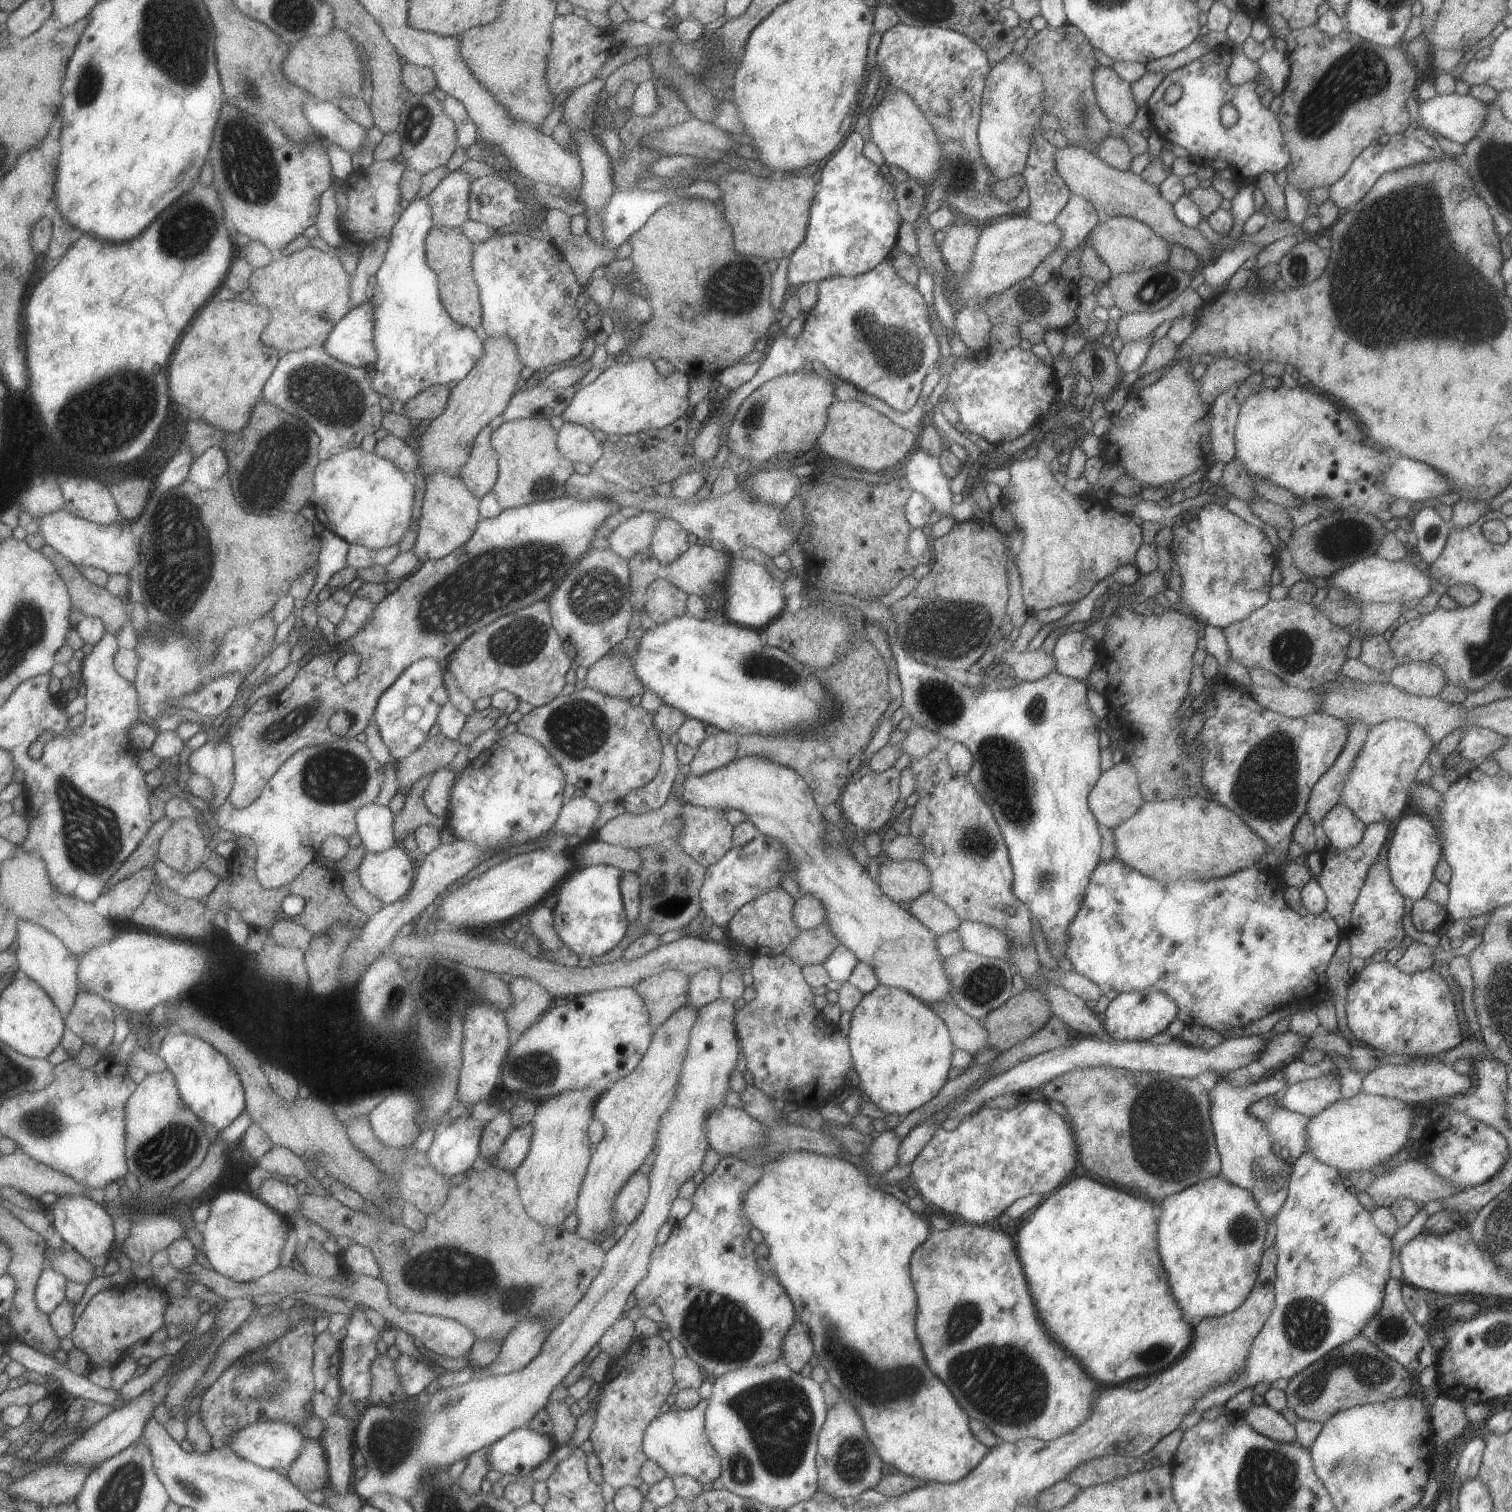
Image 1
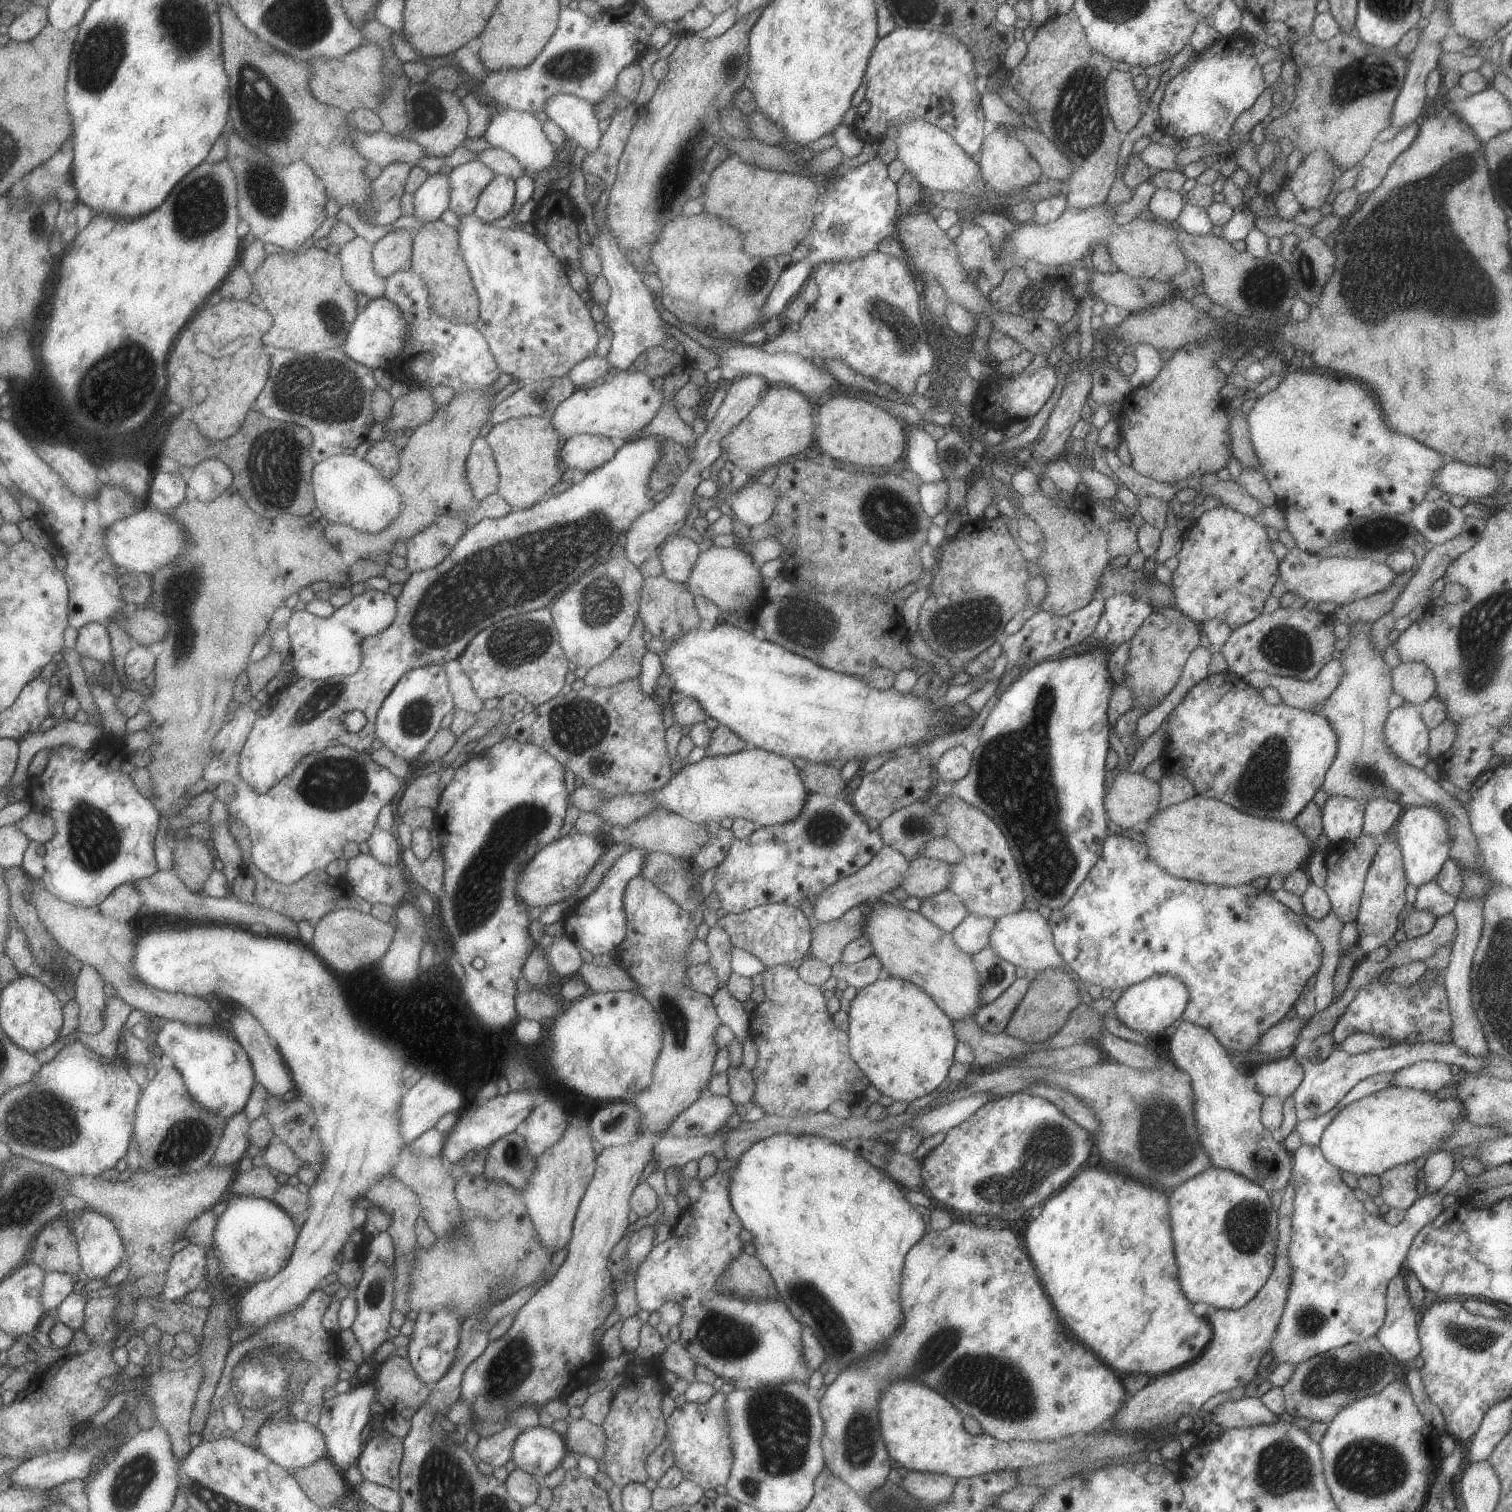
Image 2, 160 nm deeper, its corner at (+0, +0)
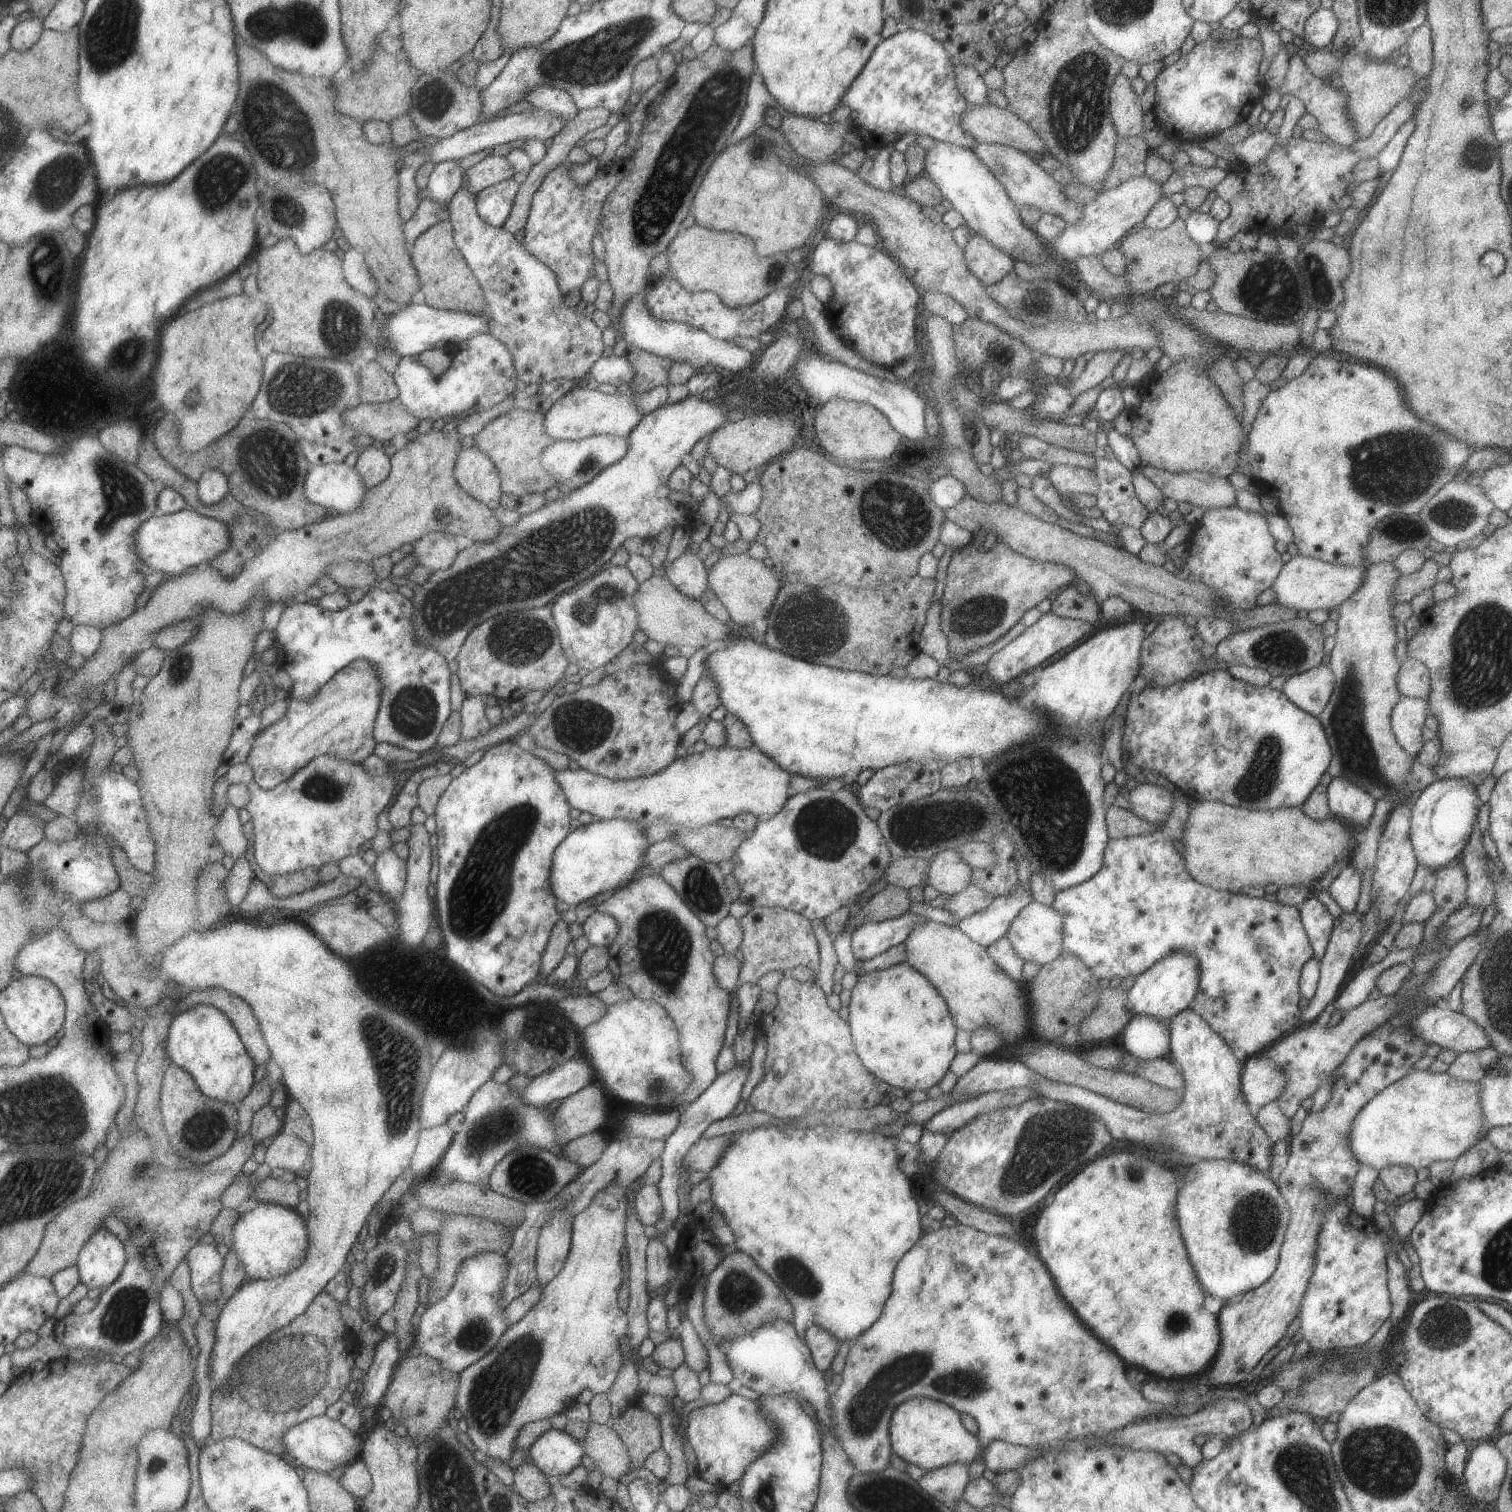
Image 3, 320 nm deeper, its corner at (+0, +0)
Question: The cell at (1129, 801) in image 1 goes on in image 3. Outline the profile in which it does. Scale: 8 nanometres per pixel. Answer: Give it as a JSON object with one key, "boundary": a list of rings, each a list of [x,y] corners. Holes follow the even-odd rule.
{"boundary":[[[1137,783],[1133,790],[1125,791],[1124,796],[1131,806],[1129,812],[1148,824],[1164,822],[1173,808],[1171,792],[1155,784]]]}

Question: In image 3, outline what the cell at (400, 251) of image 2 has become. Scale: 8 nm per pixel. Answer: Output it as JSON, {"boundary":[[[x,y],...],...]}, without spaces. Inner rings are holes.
{"boundary":[[[425,198],[419,202],[415,214],[405,221],[402,225],[403,240],[408,249],[417,236],[420,236],[429,226],[437,224],[437,222],[448,221],[446,204],[433,204],[433,200]]]}

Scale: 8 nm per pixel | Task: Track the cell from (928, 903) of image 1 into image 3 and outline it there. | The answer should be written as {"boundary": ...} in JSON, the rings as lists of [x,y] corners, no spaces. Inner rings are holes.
{"boundary":[[[968,885],[961,892],[951,895],[941,908],[947,911],[952,918],[954,916],[960,921],[967,916],[972,916],[975,912],[985,910],[992,900],[987,892]]]}

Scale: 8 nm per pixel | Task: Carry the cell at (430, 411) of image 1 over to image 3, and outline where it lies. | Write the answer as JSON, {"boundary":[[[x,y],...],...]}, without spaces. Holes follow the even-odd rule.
{"boundary":[[[398,397],[383,404],[361,403],[347,408],[341,420],[358,435],[371,437],[376,445],[390,443],[395,435],[414,434],[419,422]]]}

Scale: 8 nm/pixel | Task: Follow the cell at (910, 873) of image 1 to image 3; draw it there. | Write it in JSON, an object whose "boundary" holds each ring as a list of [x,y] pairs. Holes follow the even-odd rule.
{"boundary":[[[955,849],[937,852],[928,861],[925,886],[933,888],[938,895],[953,895],[969,885],[972,869],[959,858]]]}

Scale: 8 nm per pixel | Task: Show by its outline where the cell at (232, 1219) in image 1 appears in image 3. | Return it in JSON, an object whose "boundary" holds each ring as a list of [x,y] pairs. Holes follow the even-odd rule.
{"boundary":[[[260,1203],[250,1211],[242,1212],[231,1228],[231,1248],[243,1264],[247,1280],[271,1279],[283,1276],[297,1268],[307,1252],[307,1228],[295,1209],[274,1203]]]}

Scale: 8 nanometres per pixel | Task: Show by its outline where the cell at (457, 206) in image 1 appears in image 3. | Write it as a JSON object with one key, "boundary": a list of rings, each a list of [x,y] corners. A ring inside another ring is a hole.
{"boundary":[[[489,155],[475,166],[463,171],[461,184],[475,196],[483,188],[498,184],[501,180],[509,179],[513,175],[513,168],[509,166],[505,157]]]}

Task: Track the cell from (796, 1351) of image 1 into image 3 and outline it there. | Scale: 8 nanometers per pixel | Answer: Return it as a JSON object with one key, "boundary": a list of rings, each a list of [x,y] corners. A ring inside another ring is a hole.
{"boundary":[[[809,1326],[805,1330],[805,1344],[809,1348],[812,1362],[817,1370],[822,1372],[830,1368],[839,1343],[829,1332],[825,1332],[819,1326]]]}

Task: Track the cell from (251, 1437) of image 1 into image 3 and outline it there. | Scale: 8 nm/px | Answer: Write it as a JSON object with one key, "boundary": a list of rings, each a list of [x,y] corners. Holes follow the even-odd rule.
{"boundary":[[[321,1415],[287,1428],[287,1434],[283,1436],[283,1446],[287,1450],[283,1455],[294,1459],[301,1468],[329,1473],[333,1468],[345,1467],[359,1458],[361,1440],[339,1422]]]}

